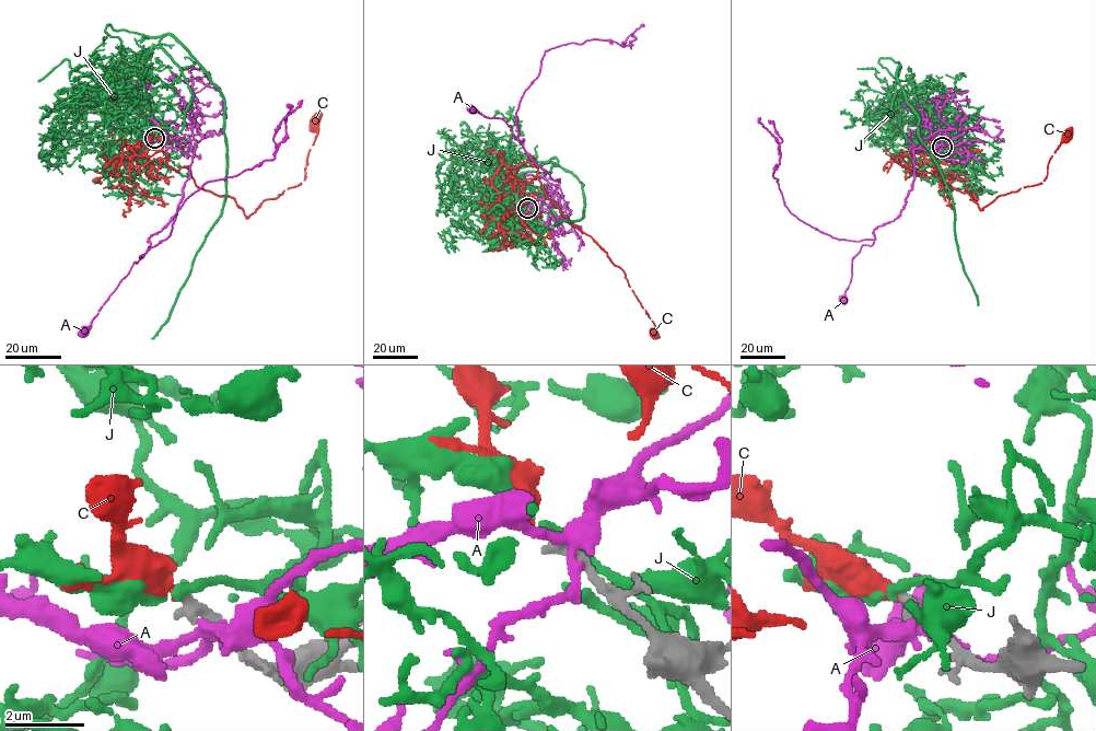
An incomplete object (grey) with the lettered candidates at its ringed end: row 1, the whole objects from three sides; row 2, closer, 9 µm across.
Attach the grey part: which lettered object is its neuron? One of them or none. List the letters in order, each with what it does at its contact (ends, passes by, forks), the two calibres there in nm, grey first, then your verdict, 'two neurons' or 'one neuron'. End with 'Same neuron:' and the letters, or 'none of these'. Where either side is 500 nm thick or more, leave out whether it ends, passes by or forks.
A: it forks; calibres 420 and 280 nm; two neurons
C: it ends; calibres 360 and 320 nm; one neuron
J: it passes by; calibres 360 and 200 nm; two neurons
Same neuron: C

